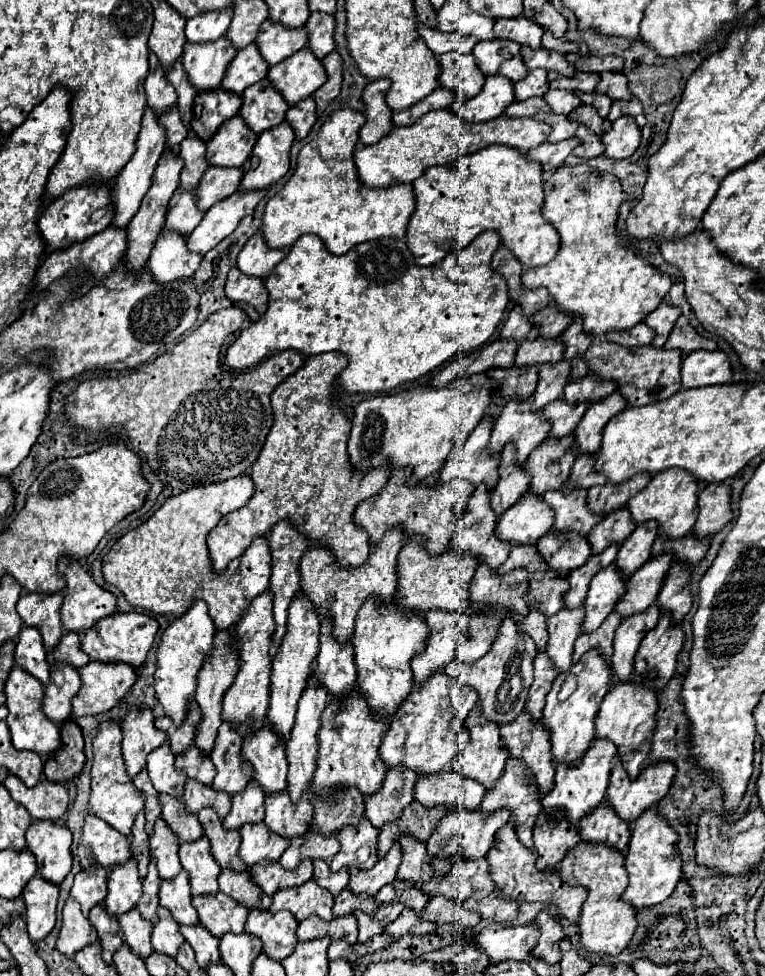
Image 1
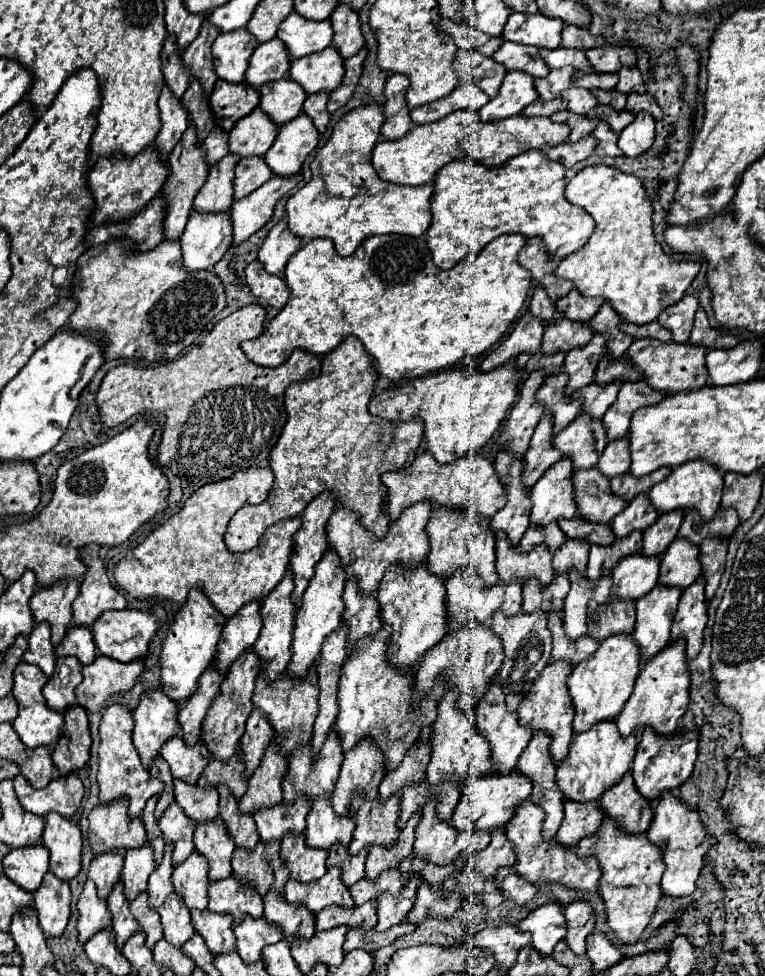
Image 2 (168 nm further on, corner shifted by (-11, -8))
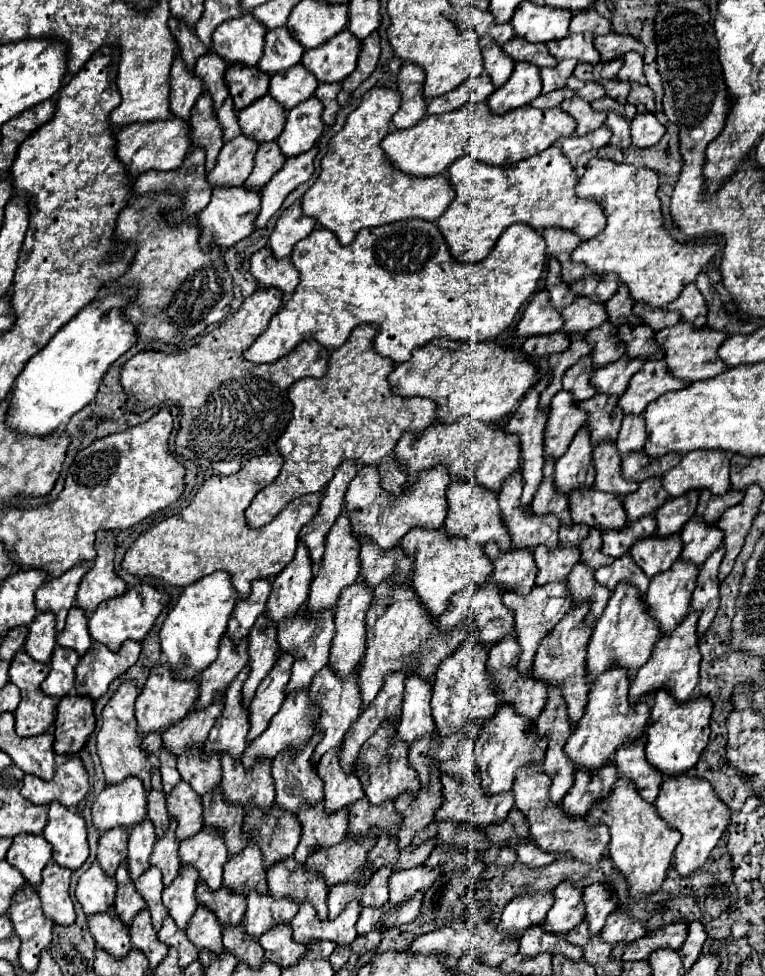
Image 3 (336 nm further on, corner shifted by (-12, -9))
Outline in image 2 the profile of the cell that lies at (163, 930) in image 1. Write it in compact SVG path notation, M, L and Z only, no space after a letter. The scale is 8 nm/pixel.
M171 893L165 899L163 907L159 909L163 933L173 947L183 947L183 943L187 943L187 939L191 939L191 935L195 935L195 931L191 927L191 915L181 901L183 899L179 899L177 893Z

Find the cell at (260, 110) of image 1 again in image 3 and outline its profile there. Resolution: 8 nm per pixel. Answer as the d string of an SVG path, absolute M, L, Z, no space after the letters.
M296 64L294 68L288 68L288 72L278 72L272 76L268 92L272 98L284 104L286 110L290 110L310 98L316 88L318 80L312 76L312 72L306 72L302 64Z

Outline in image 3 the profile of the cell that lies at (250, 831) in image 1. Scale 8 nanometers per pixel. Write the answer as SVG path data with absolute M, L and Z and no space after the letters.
M312 736L304 748L284 752L272 762L272 776L276 780L276 804L288 812L298 812L302 804L316 804L324 796L324 782L316 776L316 768L308 768L312 748L320 736Z

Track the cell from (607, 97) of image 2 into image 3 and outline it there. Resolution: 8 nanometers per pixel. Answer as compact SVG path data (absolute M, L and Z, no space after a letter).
M600 80L600 84L606 88L606 94L616 98L620 104L626 102L628 92L630 92L630 84L622 84L622 80Z

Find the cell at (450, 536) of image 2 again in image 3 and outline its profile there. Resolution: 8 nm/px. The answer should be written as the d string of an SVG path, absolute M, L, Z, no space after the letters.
M454 480L448 486L446 498L448 498L448 516L444 528L448 534L464 536L478 544L496 542L502 552L506 552L512 546L512 538L508 536L508 532L504 532L504 524L500 524L500 506L496 492L488 492L488 488L472 484L472 480Z

